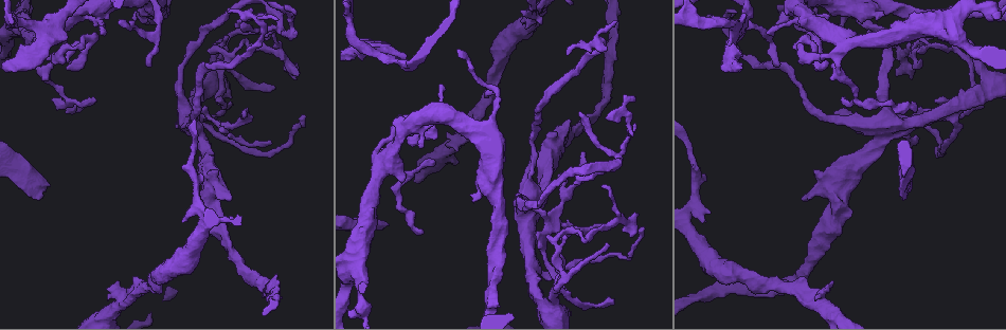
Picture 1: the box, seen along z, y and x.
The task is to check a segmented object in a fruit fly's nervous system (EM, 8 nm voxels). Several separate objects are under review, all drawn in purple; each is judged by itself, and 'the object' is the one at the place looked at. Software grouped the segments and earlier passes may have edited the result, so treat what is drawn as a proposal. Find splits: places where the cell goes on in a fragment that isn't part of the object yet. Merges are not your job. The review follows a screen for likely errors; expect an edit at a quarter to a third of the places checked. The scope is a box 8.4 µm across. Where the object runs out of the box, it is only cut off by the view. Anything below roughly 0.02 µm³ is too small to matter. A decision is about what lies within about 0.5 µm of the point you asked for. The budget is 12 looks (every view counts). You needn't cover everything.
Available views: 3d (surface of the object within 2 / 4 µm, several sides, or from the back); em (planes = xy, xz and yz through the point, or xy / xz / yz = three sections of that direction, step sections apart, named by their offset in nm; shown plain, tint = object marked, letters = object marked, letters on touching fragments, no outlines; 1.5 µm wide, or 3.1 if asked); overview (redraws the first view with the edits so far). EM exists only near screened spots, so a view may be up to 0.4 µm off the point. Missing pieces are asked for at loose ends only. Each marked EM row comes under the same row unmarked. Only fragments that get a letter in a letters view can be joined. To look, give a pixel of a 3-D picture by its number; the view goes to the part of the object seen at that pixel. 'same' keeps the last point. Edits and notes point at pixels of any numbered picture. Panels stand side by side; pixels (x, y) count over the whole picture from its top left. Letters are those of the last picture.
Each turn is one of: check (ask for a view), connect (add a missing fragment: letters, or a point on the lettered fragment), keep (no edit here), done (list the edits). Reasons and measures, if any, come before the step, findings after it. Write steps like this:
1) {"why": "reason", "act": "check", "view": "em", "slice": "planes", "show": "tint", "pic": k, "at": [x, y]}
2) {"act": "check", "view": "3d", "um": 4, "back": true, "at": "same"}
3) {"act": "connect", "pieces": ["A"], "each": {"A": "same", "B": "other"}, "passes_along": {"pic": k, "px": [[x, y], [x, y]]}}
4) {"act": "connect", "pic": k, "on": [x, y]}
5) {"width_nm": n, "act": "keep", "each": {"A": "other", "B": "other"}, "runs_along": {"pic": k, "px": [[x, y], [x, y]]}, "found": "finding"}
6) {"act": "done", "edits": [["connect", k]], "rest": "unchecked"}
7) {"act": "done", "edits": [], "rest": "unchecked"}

{"why": "long arm stops here", "act": "check", "view": "3d", "um": 4, "pic": 1, "at": [38, 199]}

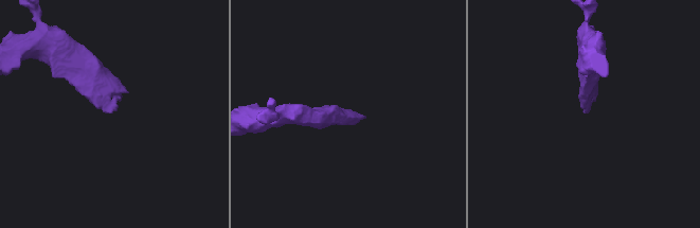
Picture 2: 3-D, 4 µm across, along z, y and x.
{"act": "check", "view": "em", "slice": "planes", "show": "letters", "pic": 2, "at": [586, 111]}

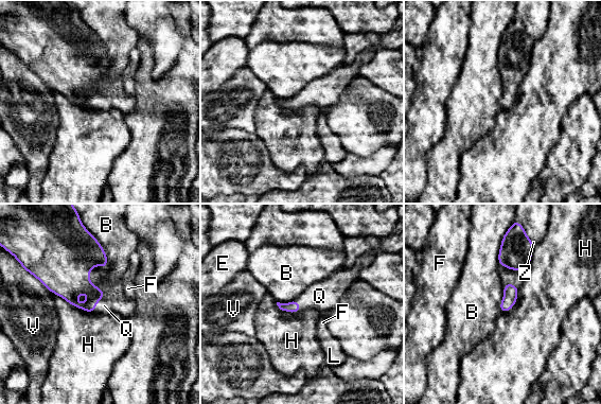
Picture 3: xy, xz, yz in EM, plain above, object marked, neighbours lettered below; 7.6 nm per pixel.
{"act": "connect", "pieces": ["Q"], "each": {"B": "other", "E": "other", "F": "other", "H": "other", "L": "other", "Q": "same", "V": "other", "Z": "other"}, "passes_along": {"pic": 3, "px": [[70, 283], [98, 301], [117, 302]]}, "found": "it goes on there"}

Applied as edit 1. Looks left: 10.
{"why": "thin end", "act": "check", "view": "em", "slice": "planes", "show": "letters", "pic": 1, "at": [277, 18]}

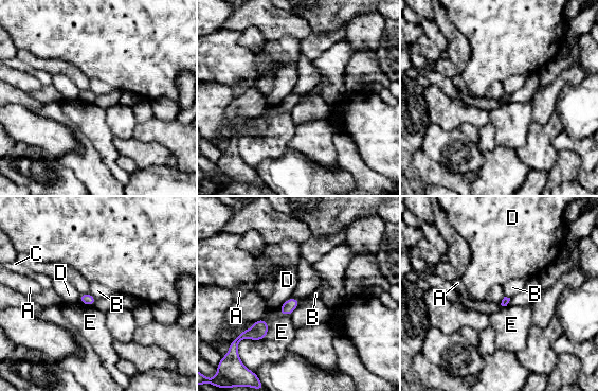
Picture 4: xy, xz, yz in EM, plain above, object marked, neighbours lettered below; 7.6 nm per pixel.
{"longest_contact_nm": ["E", 180], "act": "keep", "each": {"A": "other", "B": "other", "C": "other", "D": "other", "E": "other"}, "border": {"pic": 4, "px": [[90, 292], [96, 299]]}, "found": "none of them fits"}

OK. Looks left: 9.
{"act": "check", "view": "3d", "um": 4, "pic": 1, "at": [520, 21]}

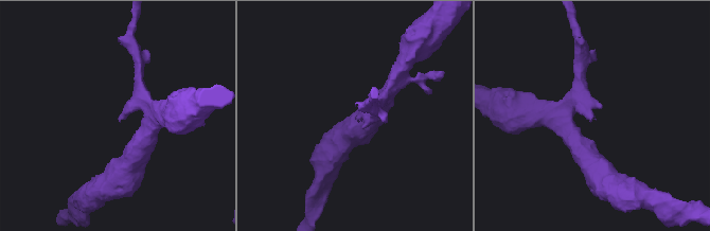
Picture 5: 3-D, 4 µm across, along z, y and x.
{"act": "check", "view": "em", "slice": "planes", "show": "tint", "pic": 5, "at": [358, 116]}

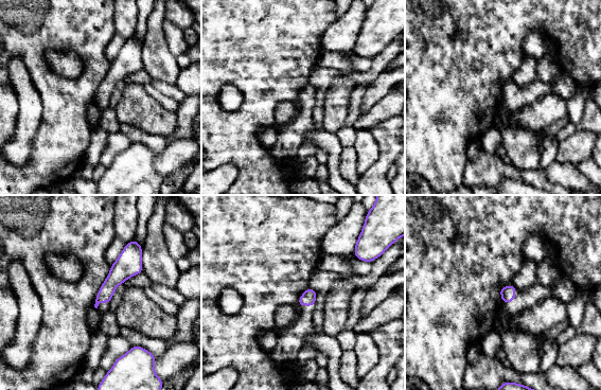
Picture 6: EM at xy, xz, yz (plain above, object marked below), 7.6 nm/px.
{"act": "check", "view": "em", "slice": "planes", "show": "letters", "at": "same"}

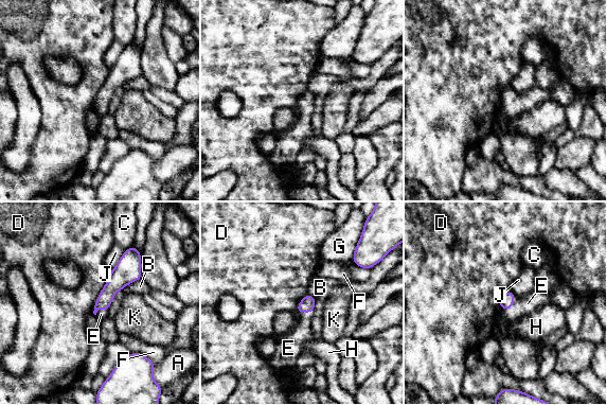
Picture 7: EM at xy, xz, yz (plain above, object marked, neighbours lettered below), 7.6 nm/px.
{"act": "connect", "pieces": ["E"], "each": {"A": "other", "B": "other", "C": "other", "D": "other", "E": "same", "F": "other", "G": "other", "H": "other", "J": "other", "K": "other"}, "passes_along": {"pic": 7, "px": [[506, 299], [512, 307], [528, 303]]}, "found": "it goes on there"}

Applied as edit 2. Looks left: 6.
{"why": "free end", "act": "check", "view": "em", "slice": "yz", "step": 8, "show": "letters", "pic": 1, "at": [401, 181]}

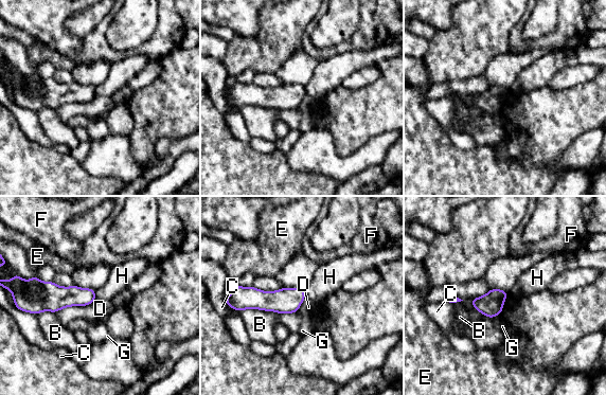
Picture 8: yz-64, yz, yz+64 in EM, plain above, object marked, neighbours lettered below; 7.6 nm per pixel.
{"act": "check", "view": "em", "slice": "planes", "show": "letters", "at": "same"}

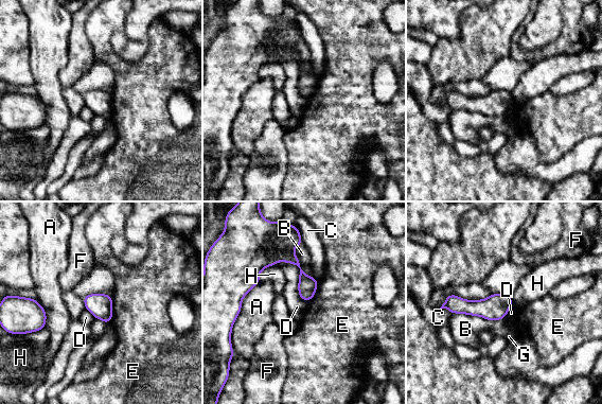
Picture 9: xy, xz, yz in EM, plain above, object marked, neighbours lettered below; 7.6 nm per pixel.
{"width_nm": 140, "act": "keep", "each": {"A": "other", "B": "other", "C": "other", "D": "other", "E": "other", "F": "other", "G": "other", "H": "other"}, "border": {"pic": 9, "px": [[279, 260], [297, 267], [306, 302]]}, "found": "none of them fits"}

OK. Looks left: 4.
{"why": "tapers out", "act": "check", "view": "3d", "um": 2, "pic": 1, "at": [235, 27]}

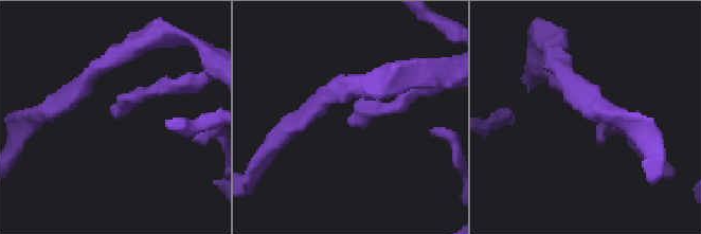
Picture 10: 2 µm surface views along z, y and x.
{"act": "check", "view": "em", "slice": "xz", "step": 4, "show": "letters", "pic": 10, "at": [114, 115]}

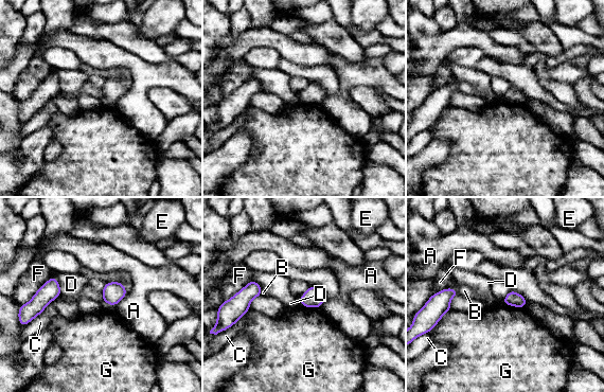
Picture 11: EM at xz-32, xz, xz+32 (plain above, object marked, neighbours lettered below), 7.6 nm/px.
{"act": "keep", "each": {"A": "other", "B": "other", "C": "other", "D": "other", "E": "other", "F": "other", "G": "other"}, "found": "no lettered fragment goes on from it"}

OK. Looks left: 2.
{"act": "done", "edits": [["connect", 3], ["connect", 7]], "rest": "unchecked"}

